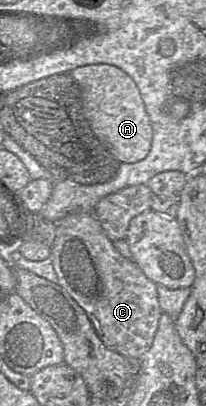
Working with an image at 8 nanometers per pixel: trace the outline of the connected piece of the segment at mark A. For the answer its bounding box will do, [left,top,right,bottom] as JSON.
[69,64,153,163]

